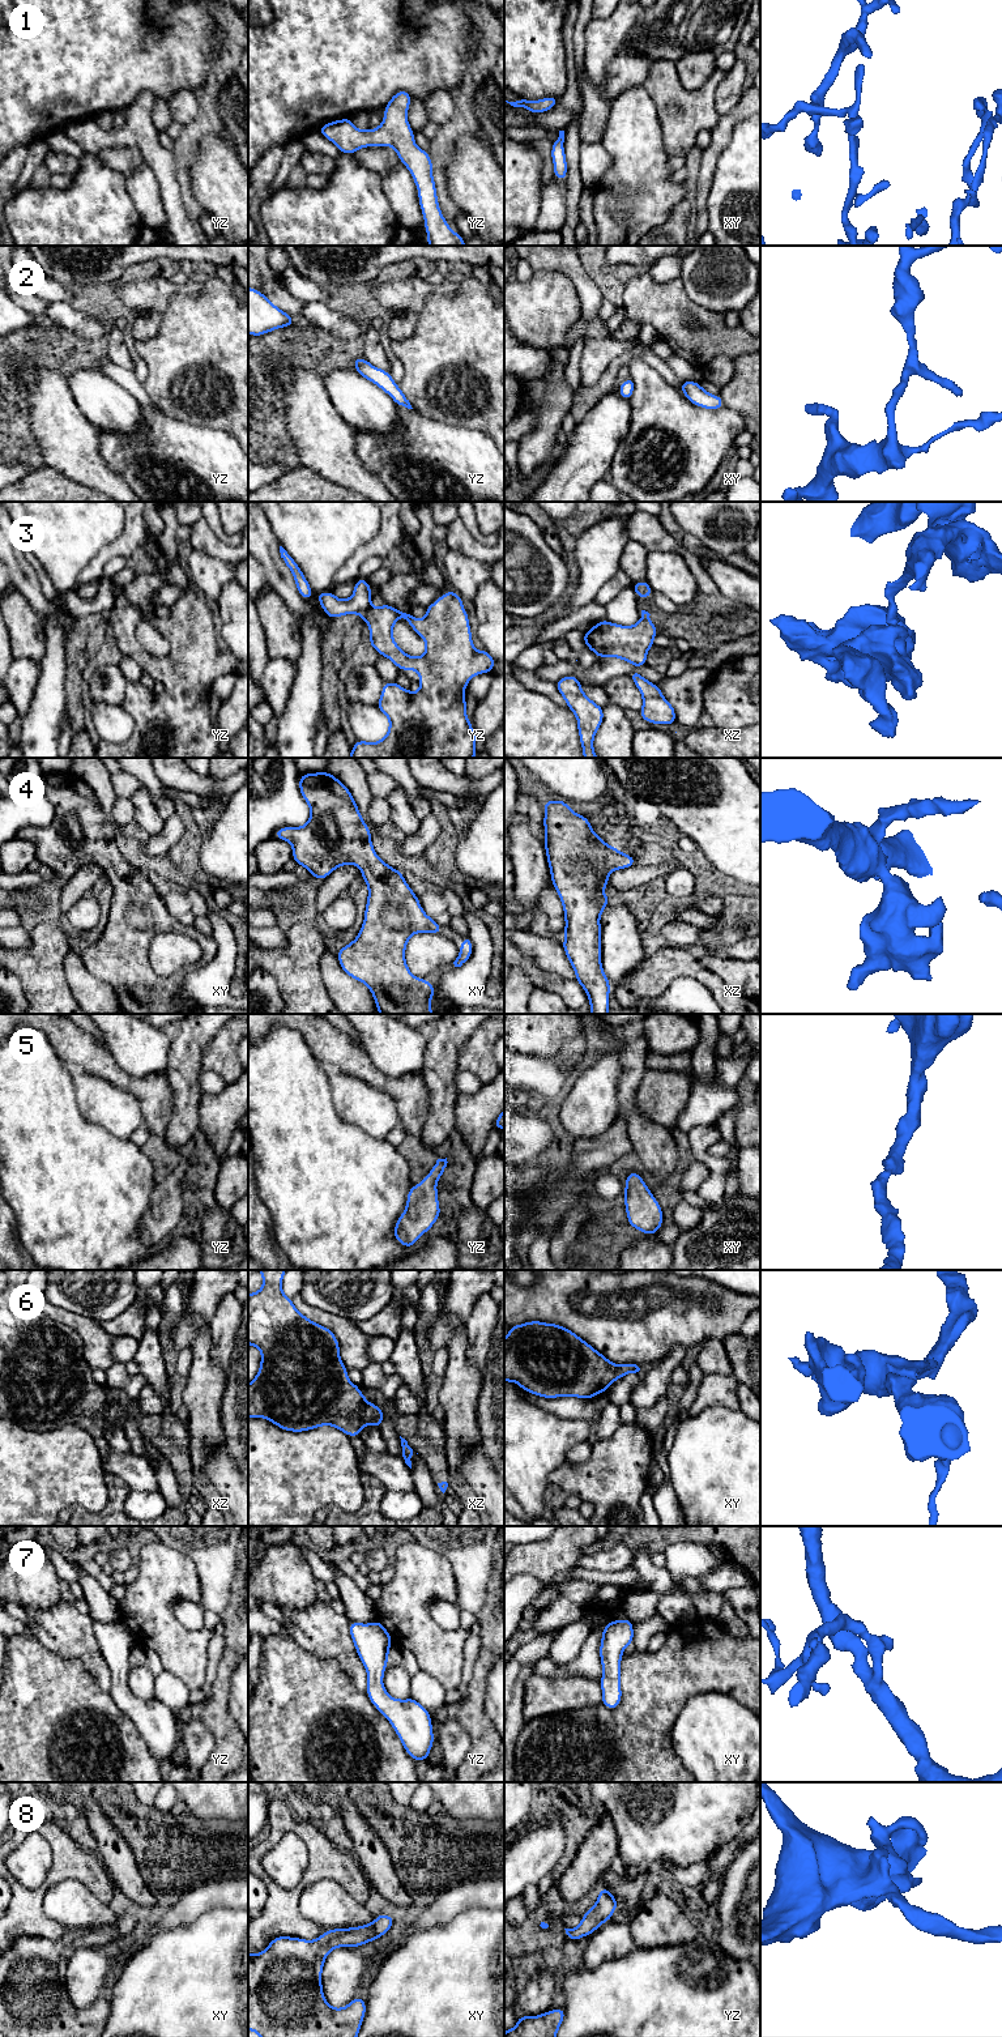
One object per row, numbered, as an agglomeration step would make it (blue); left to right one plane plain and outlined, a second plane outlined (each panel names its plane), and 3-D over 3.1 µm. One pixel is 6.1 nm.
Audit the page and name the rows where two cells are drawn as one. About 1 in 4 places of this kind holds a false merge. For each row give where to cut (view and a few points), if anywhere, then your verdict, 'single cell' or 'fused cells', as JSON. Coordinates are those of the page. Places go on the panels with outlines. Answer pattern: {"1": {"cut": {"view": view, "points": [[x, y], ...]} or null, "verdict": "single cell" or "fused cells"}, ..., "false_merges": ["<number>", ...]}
{"1": {"cut": null, "verdict": "single cell"}, "2": {"cut": null, "verdict": "single cell"}, "3": {"cut": {"view": "yz", "points": [[371, 606], [361, 616]]}, "verdict": "fused cells"}, "4": {"cut": null, "verdict": "single cell"}, "5": {"cut": null, "verdict": "single cell"}, "6": {"cut": null, "verdict": "single cell"}, "7": {"cut": null, "verdict": "single cell"}, "8": {"cut": null, "verdict": "single cell"}, "false_merges": ["3"]}

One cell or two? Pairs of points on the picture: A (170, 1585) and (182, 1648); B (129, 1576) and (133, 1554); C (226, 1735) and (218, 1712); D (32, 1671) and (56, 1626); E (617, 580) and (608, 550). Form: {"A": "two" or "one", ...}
{"A": "one", "B": "one", "C": "one", "D": "two", "E": "two"}

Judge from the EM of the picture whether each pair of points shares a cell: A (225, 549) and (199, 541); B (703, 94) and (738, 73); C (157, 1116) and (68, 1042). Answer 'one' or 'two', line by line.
A: one
B: two
C: one

